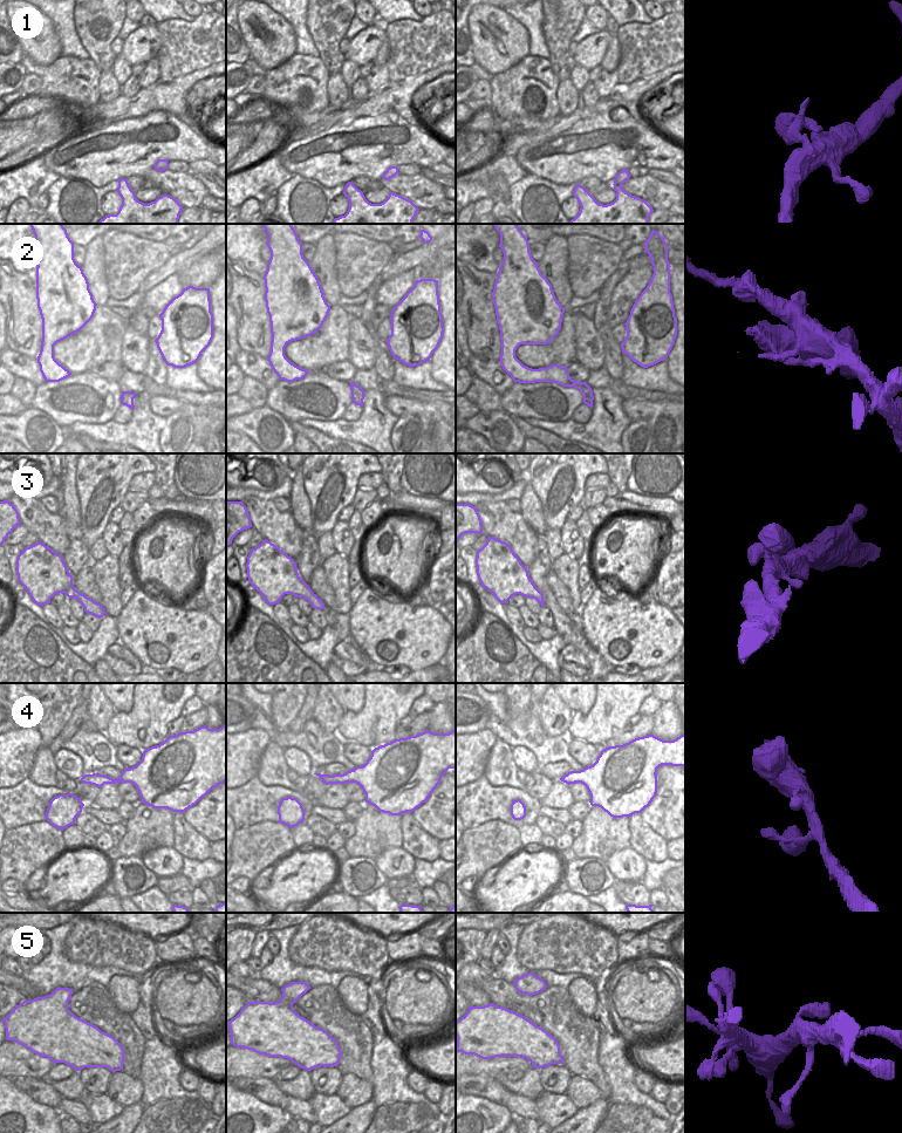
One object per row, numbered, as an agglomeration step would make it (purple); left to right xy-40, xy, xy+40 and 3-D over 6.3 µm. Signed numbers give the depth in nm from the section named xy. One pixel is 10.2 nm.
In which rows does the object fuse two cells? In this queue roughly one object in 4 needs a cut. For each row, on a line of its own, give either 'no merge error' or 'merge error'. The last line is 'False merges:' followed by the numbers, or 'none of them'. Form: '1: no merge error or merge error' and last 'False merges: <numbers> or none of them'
1: no merge error
2: merge error
3: no merge error
4: no merge error
5: no merge error
False merges: 2

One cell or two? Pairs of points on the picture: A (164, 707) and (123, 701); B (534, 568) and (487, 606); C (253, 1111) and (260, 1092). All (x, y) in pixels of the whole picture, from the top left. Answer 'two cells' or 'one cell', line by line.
A: two cells
B: two cells
C: two cells

